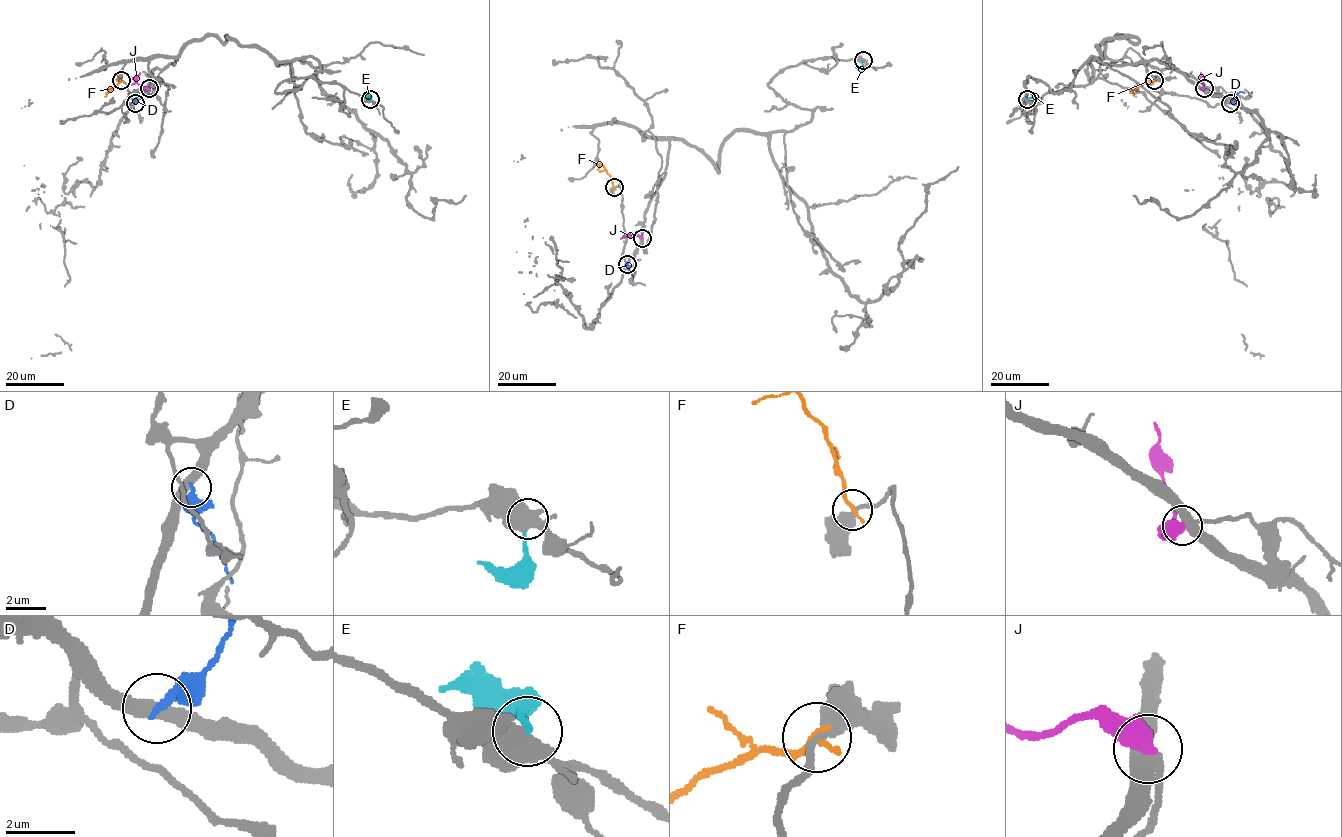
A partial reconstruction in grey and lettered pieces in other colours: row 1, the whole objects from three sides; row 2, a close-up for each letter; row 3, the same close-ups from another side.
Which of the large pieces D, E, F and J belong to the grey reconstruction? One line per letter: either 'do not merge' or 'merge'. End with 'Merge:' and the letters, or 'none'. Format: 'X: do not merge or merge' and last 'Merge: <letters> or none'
D: do not merge
E: do not merge
F: do not merge
J: merge
Merge: J

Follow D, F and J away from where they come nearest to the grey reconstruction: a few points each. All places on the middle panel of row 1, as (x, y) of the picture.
D: (627, 264), (633, 278)
F: (614, 187), (604, 167), (600, 165), (597, 169)
J: (641, 238), (624, 235), (620, 239)

